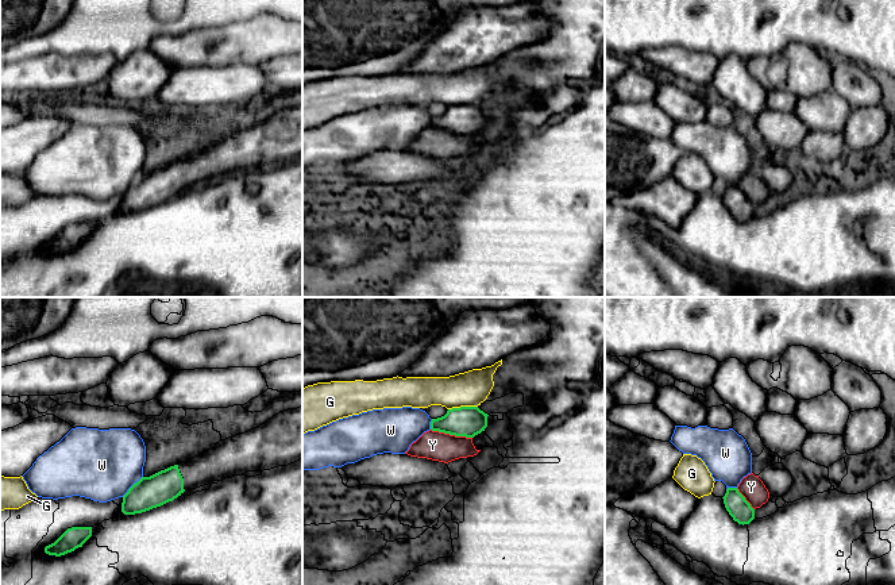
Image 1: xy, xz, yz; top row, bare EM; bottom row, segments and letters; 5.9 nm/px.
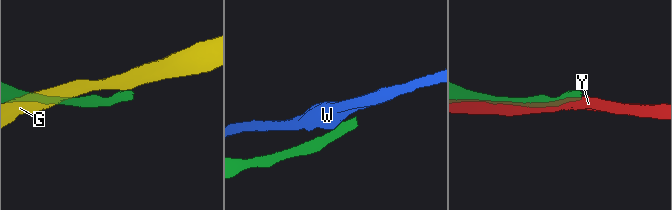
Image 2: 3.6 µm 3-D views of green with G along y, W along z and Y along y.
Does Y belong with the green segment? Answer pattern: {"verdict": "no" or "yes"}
{"verdict": "no"}

